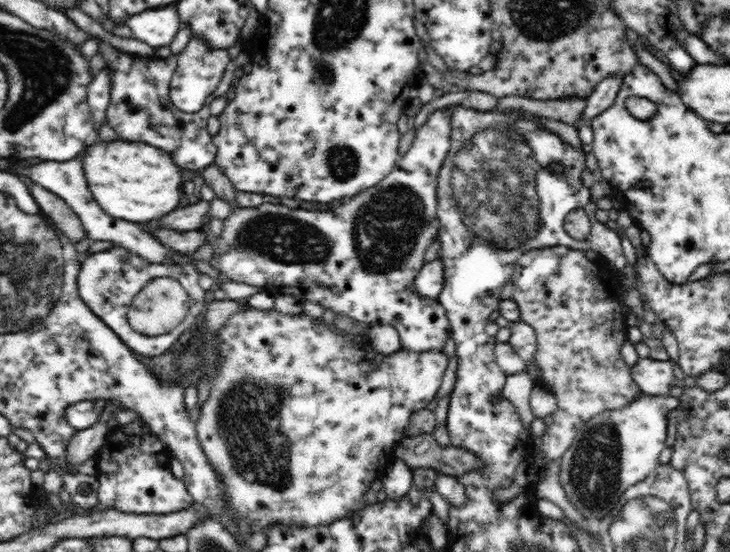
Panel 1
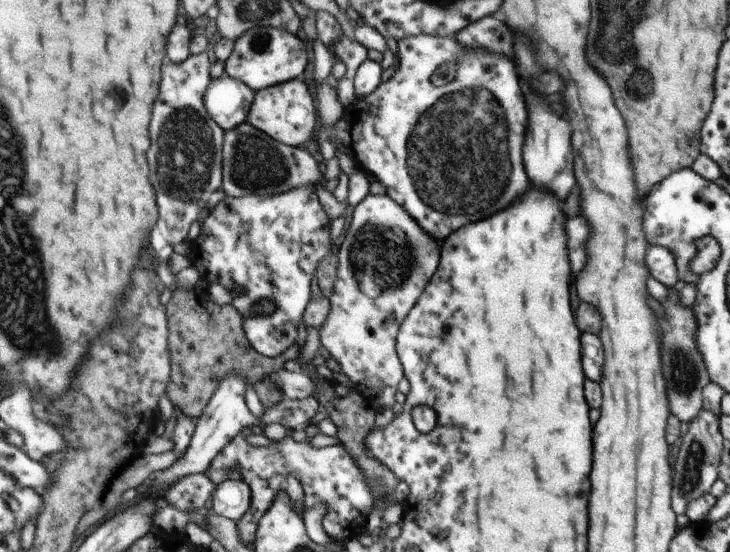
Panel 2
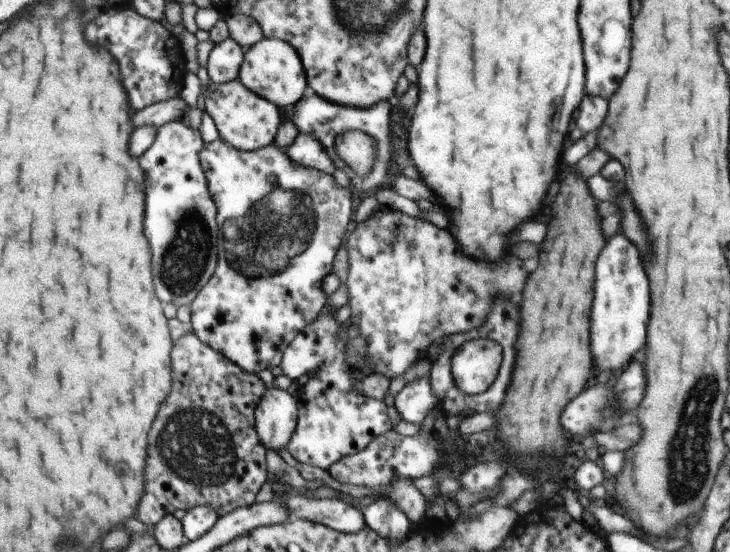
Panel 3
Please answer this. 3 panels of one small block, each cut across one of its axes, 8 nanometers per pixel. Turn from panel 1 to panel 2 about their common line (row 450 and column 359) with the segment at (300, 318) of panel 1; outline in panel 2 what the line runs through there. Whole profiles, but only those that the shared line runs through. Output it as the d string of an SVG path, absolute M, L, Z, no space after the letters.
M369 194L354 207L350 229L338 250L337 275L329 298L330 312L319 328L319 339L375 411L391 407L396 402L398 382L405 374L397 355L395 338L404 317L416 304L440 264L440 246L436 242L391 196Z

